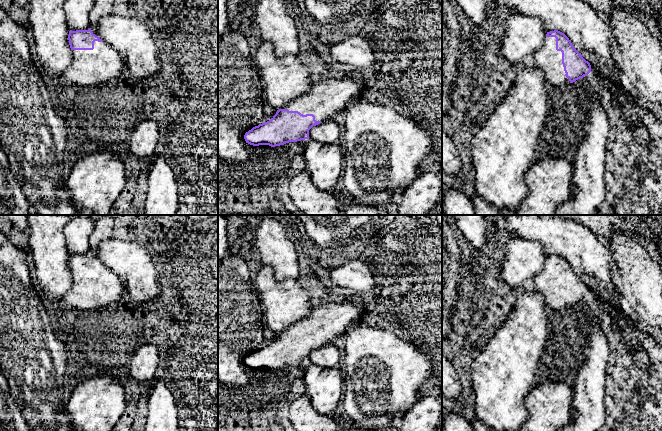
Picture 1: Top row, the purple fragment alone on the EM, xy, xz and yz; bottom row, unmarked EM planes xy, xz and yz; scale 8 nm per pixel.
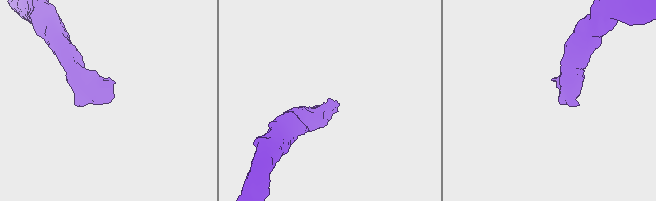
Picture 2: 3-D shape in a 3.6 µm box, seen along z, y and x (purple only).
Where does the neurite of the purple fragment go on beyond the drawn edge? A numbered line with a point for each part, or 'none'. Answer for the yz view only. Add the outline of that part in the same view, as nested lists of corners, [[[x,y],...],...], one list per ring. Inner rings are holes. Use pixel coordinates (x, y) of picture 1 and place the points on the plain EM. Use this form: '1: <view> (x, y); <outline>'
1: yz (547, 282); [[[546,261],[543,270],[530,281],[530,286],[533,291],[543,295],[548,310],[570,308],[562,288],[562,276],[556,274],[555,261]]]

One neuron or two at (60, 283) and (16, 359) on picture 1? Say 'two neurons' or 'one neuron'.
two neurons

